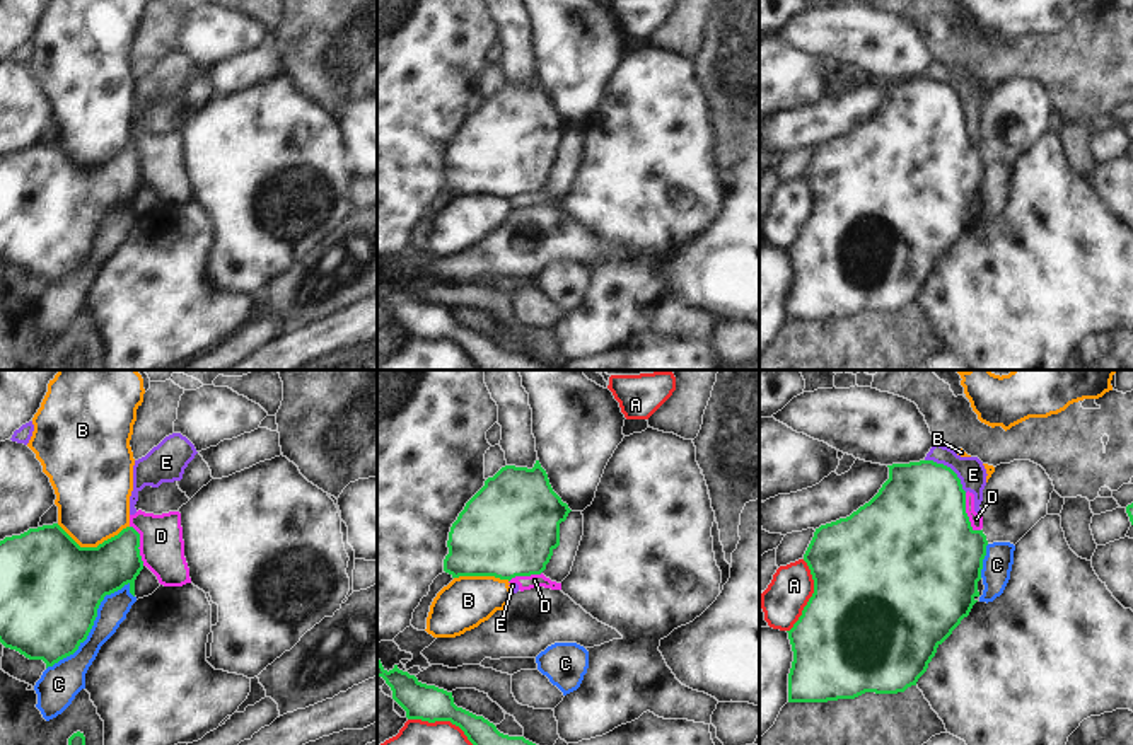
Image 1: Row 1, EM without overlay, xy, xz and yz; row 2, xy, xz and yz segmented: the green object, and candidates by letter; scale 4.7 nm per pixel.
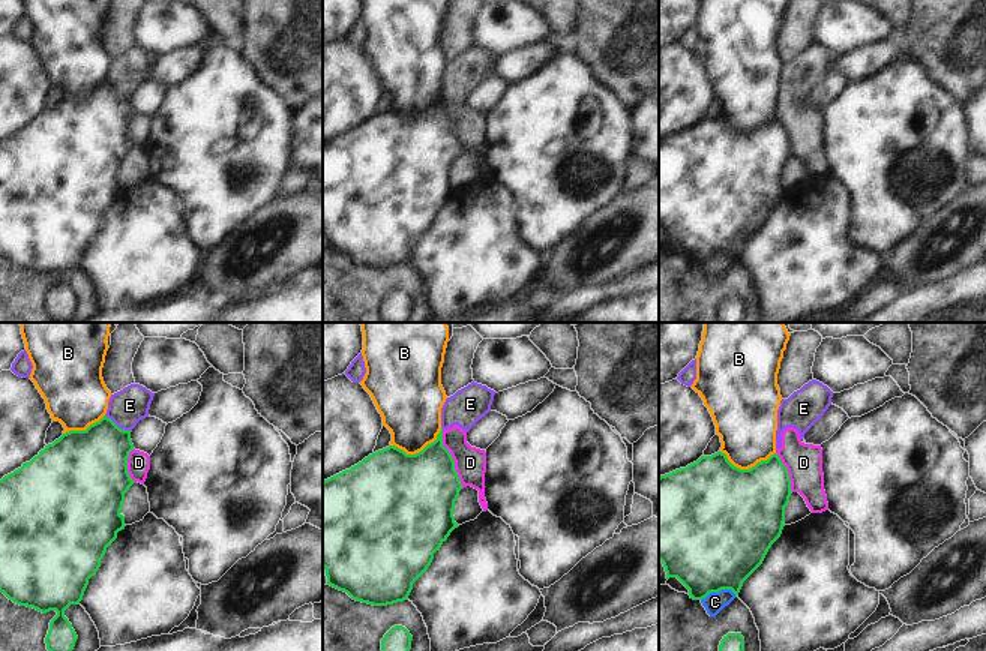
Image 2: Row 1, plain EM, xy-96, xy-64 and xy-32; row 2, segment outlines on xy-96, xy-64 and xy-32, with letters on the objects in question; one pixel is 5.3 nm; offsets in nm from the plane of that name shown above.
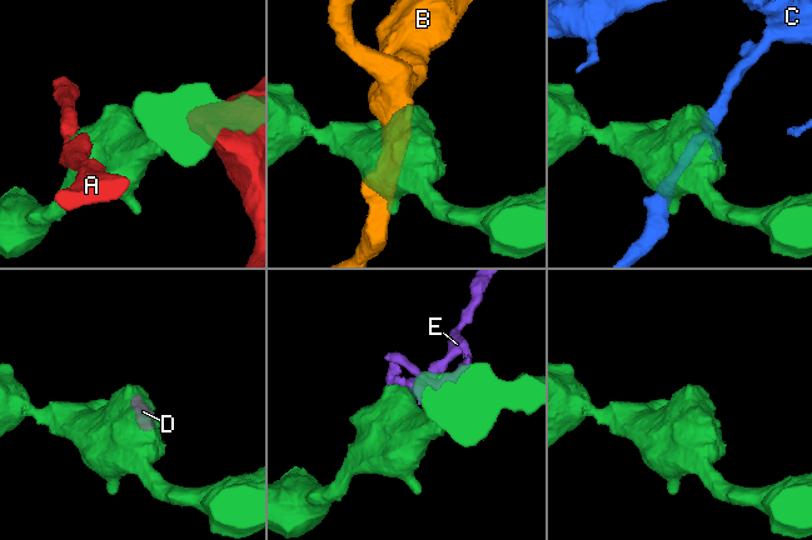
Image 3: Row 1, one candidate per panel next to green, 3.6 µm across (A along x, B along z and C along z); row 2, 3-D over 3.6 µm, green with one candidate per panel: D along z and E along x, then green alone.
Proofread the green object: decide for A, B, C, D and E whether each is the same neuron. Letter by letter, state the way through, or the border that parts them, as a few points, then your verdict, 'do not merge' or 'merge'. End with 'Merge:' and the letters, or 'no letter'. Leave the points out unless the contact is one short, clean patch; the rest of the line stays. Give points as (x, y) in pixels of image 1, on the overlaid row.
A: do not merge
B: do not merge
C: do not merge
D: border yz (964, 493), (968, 520), (980, 531); do not merge
E: border yz (925, 459), (946, 464), (966, 491); do not merge
Merge: no letter

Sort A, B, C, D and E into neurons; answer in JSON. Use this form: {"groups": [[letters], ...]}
{"groups": [["A"], ["B"], ["C"], ["D", "E"]]}

